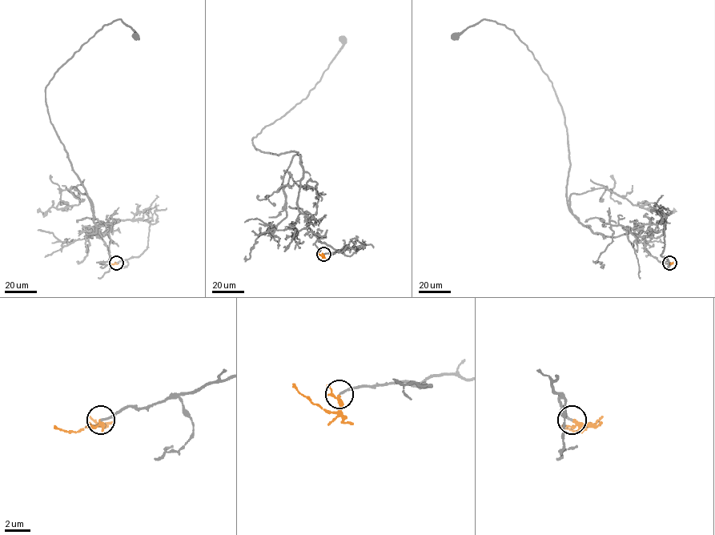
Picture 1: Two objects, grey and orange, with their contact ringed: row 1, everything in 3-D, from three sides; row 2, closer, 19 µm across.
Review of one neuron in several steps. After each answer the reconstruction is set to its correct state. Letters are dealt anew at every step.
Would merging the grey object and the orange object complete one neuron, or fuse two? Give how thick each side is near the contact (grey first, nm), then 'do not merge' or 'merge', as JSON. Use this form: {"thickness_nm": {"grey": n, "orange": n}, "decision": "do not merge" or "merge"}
{"thickness_nm": {"grey": 160, "orange": 220}, "decision": "merge"}

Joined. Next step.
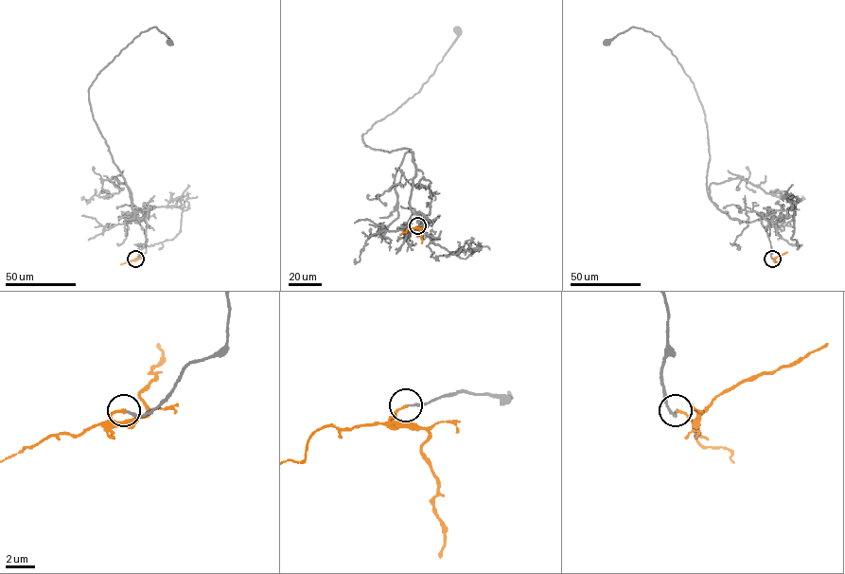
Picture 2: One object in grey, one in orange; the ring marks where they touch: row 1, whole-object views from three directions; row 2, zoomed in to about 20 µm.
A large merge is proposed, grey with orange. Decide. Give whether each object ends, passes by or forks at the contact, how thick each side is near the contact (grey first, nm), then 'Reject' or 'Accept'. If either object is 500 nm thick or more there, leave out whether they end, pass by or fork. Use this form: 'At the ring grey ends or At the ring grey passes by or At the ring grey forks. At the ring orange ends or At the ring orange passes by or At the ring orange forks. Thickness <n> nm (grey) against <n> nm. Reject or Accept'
At the ring grey ends. At the ring orange ends. Thickness 170 nm (grey) against 180 nm. Accept

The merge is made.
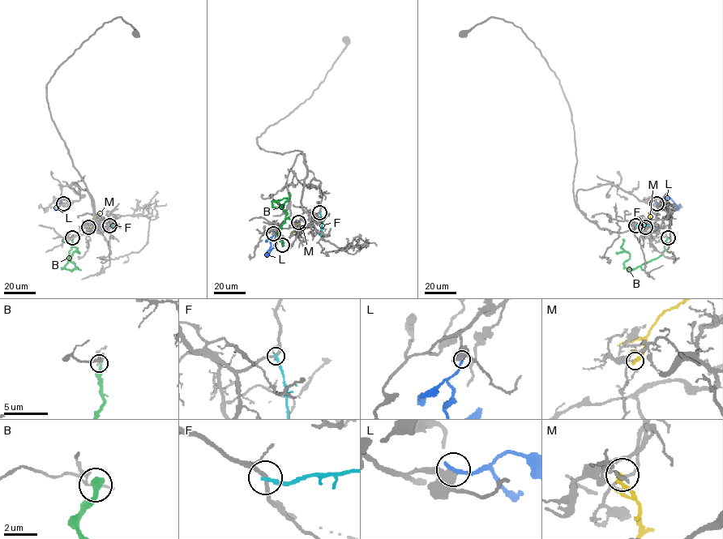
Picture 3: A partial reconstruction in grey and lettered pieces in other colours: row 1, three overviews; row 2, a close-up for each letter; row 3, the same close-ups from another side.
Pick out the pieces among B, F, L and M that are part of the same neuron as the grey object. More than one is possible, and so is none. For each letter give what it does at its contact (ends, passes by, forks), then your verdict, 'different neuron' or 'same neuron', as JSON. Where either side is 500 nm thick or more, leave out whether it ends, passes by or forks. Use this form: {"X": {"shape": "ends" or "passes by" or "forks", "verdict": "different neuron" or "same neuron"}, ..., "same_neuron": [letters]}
{"B": {"shape": "ends", "verdict": "different neuron"}, "F": {"shape": "ends", "verdict": "different neuron"}, "L": {"shape": "ends", "verdict": "different neuron"}, "M": {"shape": "ends", "verdict": "different neuron"}, "same_neuron": []}

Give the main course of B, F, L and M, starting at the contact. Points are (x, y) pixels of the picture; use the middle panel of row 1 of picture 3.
B: (282, 245), (279, 231), (287, 213), (273, 207), (271, 203), (278, 201), (282, 207), (288, 199), (274, 200)
F: (319, 212), (320, 236)
L: (273, 233), (267, 255), (276, 242)
M: (298, 222), (301, 228), (310, 225)

